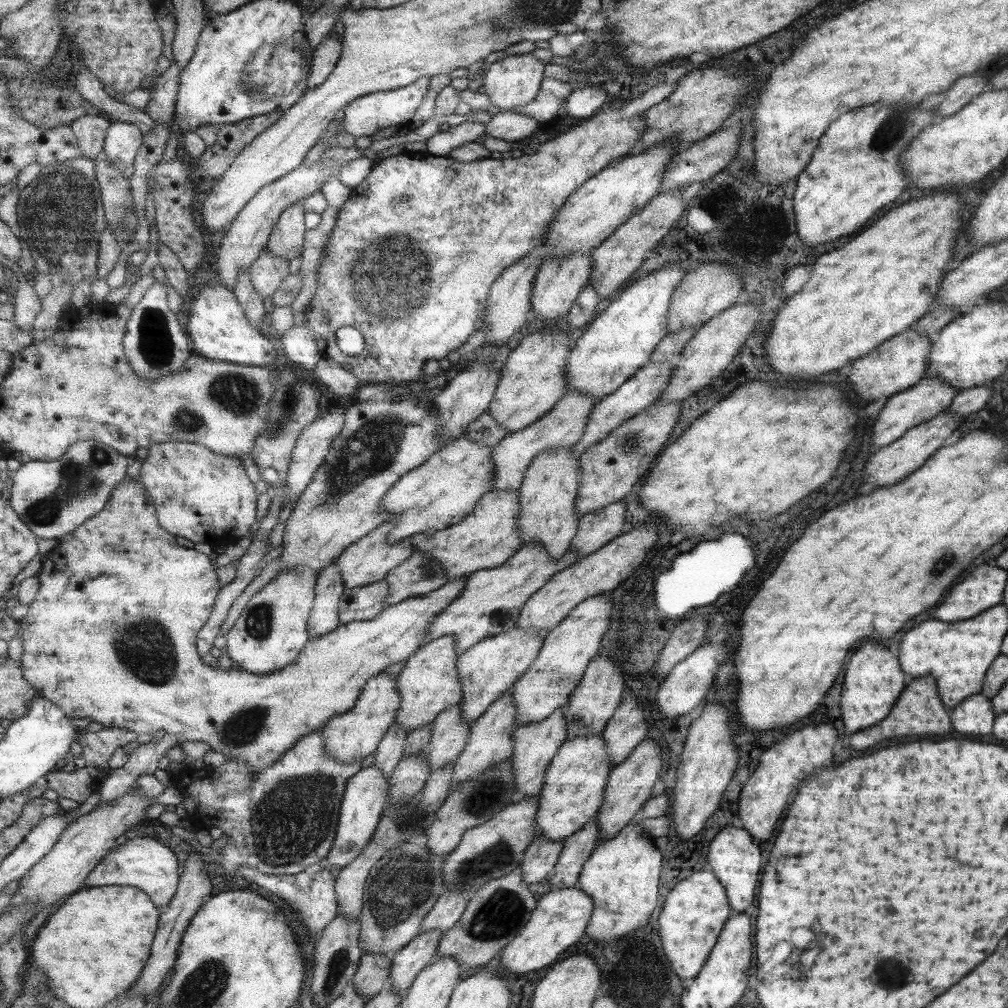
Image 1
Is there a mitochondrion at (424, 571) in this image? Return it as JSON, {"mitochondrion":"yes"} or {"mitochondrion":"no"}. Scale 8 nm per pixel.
{"mitochondrion":"yes"}

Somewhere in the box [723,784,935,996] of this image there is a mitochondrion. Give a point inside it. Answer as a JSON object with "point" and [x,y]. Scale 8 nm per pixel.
{"point":[895,975]}

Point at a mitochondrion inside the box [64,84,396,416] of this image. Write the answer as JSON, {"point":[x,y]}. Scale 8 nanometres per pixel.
{"point":[155,346]}

